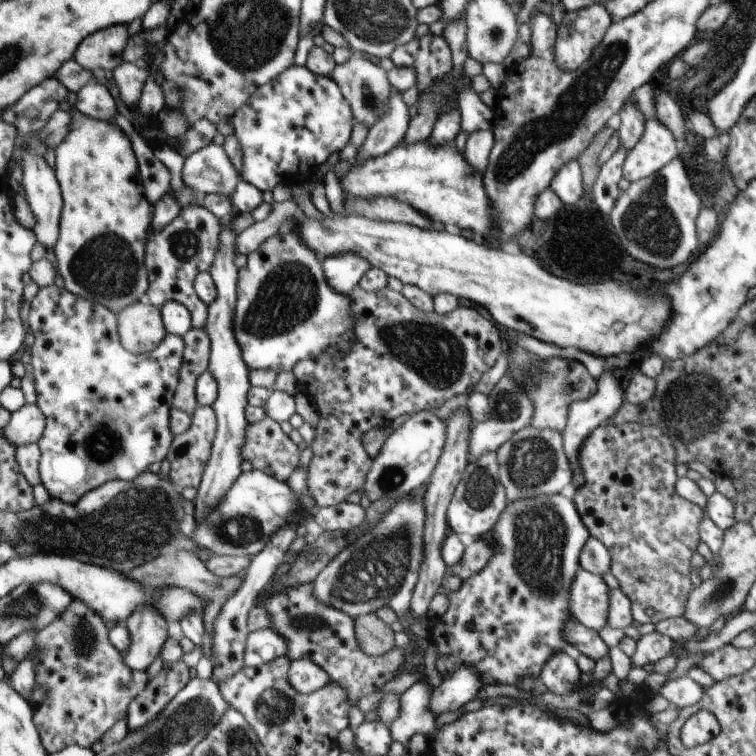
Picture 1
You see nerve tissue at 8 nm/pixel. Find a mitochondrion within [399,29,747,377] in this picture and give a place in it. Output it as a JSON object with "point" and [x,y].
{"point":[534,136]}

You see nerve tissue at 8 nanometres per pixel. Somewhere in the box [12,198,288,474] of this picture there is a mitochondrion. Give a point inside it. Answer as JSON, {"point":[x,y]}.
{"point":[106,266]}

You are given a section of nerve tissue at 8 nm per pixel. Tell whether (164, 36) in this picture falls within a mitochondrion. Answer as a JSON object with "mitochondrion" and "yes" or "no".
{"mitochondrion":"no"}

